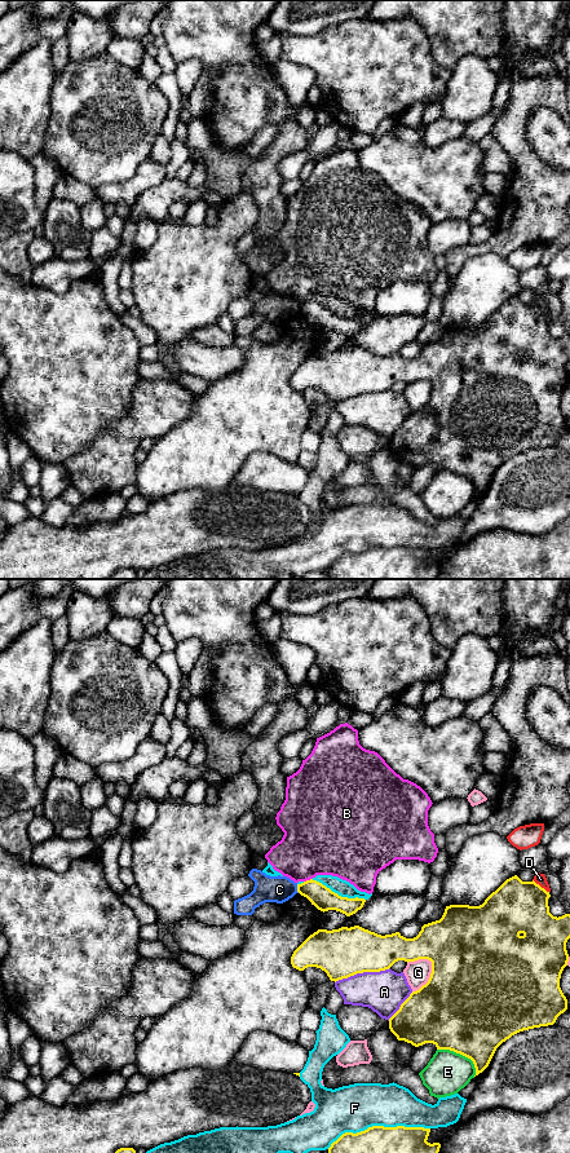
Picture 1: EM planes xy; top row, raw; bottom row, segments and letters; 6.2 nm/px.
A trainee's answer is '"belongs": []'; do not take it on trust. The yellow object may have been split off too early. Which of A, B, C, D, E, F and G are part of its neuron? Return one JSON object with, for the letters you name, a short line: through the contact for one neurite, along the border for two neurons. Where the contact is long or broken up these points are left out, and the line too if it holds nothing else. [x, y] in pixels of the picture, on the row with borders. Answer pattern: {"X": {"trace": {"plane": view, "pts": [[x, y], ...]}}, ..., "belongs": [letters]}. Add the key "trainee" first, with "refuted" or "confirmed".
{"trainee": "confirmed", "belongs": []}

